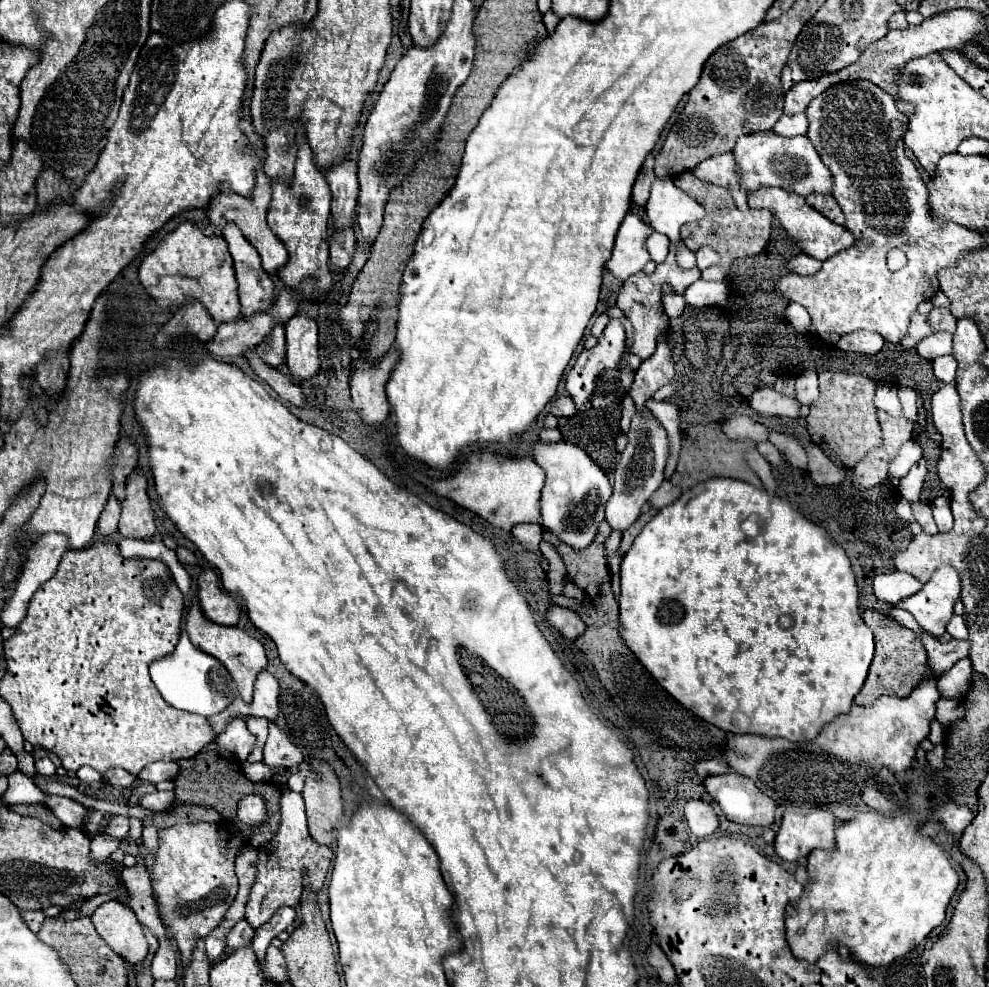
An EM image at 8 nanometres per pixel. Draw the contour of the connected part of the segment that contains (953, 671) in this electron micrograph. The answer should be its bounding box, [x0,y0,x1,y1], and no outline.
[938,658,972,698]

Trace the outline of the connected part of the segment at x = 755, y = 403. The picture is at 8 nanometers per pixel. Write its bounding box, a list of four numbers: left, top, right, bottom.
[750,386,800,418]

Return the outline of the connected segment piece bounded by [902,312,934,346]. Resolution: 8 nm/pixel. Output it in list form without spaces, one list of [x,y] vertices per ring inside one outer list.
[[[916,312],[911,317],[910,330],[902,340],[902,346],[916,346],[924,336],[930,336],[930,334],[934,334],[934,328],[930,326],[925,315]]]

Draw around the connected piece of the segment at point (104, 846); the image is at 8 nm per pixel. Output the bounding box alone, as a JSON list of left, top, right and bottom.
[90,834,120,862]

